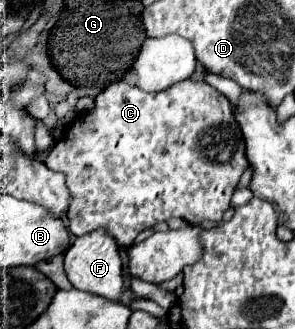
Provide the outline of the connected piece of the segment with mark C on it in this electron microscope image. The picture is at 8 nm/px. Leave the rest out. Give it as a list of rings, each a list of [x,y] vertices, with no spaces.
[[[187,79],[187,81],[181,81],[181,85],[171,85],[171,89],[165,89],[159,93],[147,93],[147,91],[141,91],[141,89],[127,85],[123,81],[115,81],[115,83],[107,85],[105,91],[101,91],[95,97],[95,107],[89,113],[81,113],[71,123],[65,125],[63,137],[49,151],[45,165],[53,171],[61,171],[67,177],[67,187],[69,187],[71,197],[73,197],[69,211],[67,211],[67,217],[69,217],[69,229],[73,235],[85,235],[85,233],[91,233],[99,227],[105,227],[117,239],[117,243],[121,247],[129,247],[141,231],[153,227],[155,223],[167,221],[171,217],[181,217],[191,225],[199,225],[205,219],[215,221],[215,223],[221,221],[223,213],[231,207],[231,195],[233,195],[233,191],[235,191],[235,187],[237,187],[237,183],[239,183],[239,179],[249,163],[245,159],[245,143],[243,143],[241,129],[231,113],[231,101],[227,101],[227,97],[223,97],[217,89],[213,89],[205,81]]]

